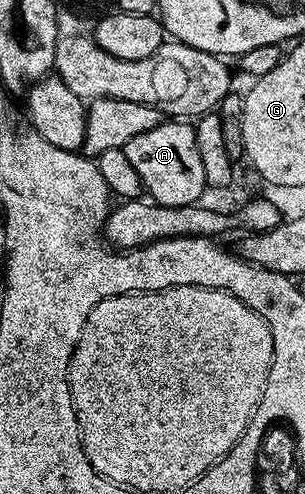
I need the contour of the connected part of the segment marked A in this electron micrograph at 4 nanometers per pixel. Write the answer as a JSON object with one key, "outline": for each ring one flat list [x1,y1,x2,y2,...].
{"outline":[[163,122,156,126,156,130,148,130,148,134,136,134,136,138,126,144,125,151,128,162,132,162,136,174,140,174,142,187,153,203,188,206,203,199,202,192,207,191,204,162,200,162,193,123,171,126,169,122]]}

